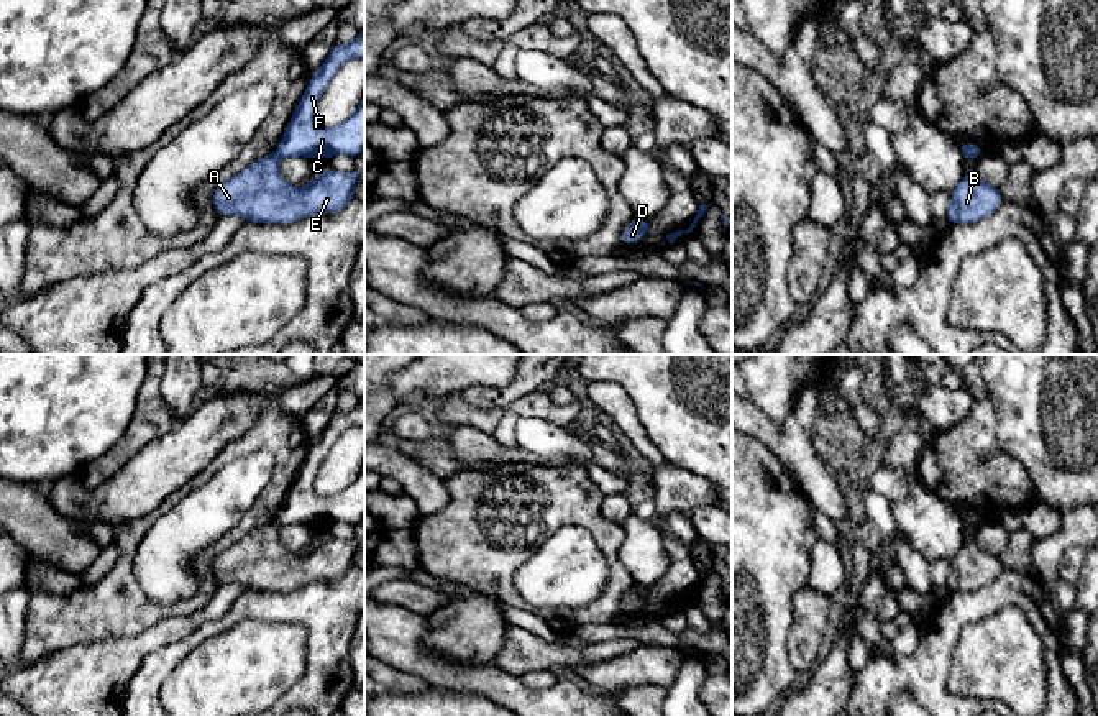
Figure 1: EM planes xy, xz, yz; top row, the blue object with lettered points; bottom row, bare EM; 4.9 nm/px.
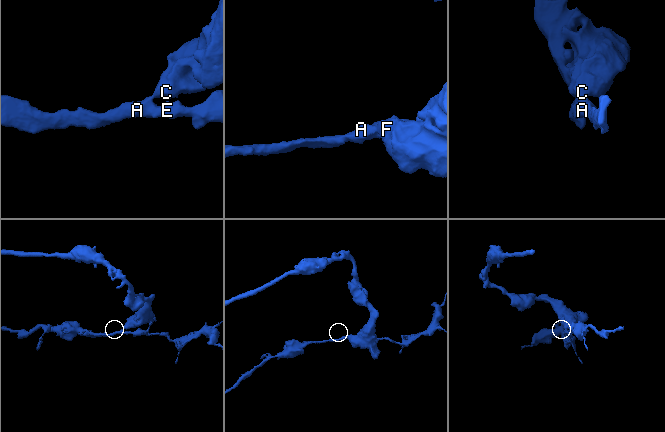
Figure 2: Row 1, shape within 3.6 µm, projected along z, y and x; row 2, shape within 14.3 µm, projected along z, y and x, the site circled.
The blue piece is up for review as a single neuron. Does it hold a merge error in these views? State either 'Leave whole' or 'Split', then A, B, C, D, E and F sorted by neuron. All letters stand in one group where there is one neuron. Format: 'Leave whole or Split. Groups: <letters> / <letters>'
Split. Groups: A B D E / C F

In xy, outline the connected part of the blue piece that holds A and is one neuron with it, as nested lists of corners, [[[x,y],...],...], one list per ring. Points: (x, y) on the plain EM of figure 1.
[[[264,524],[217,555],[218,583],[241,583],[253,591],[294,591],[307,583],[336,581],[355,567],[359,539],[323,537],[307,555],[289,552],[279,540],[279,524]]]

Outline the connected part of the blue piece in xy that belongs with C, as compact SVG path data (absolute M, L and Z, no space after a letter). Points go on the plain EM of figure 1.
M364 397L350 412L333 412L330 424L320 437L310 445L286 501L276 517L279 526L323 526L348 522L359 526L364 516L364 461L356 480L341 493L333 496L318 496L315 491L315 476L327 453L338 437L350 427L364 429Z

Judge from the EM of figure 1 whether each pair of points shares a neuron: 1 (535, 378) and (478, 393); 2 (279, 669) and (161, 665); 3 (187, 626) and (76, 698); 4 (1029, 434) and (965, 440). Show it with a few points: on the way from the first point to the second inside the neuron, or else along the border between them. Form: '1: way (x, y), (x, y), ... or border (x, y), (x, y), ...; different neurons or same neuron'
1: way (521, 386), (501, 398), (493, 398); same neuron
2: border (207, 641), (174, 669), (158, 698); different neurons
3: way (160, 634), (114, 660), (104, 670); same neuron
4: border (990, 399), (995, 409), (997, 444), (1023, 467); different neurons

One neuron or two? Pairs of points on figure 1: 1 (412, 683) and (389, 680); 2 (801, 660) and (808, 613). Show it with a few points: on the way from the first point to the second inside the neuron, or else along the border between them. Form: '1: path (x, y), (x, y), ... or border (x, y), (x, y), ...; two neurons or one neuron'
1: path (407, 683), (394, 680); one neuron
2: path (803, 649), (808, 624); one neuron

